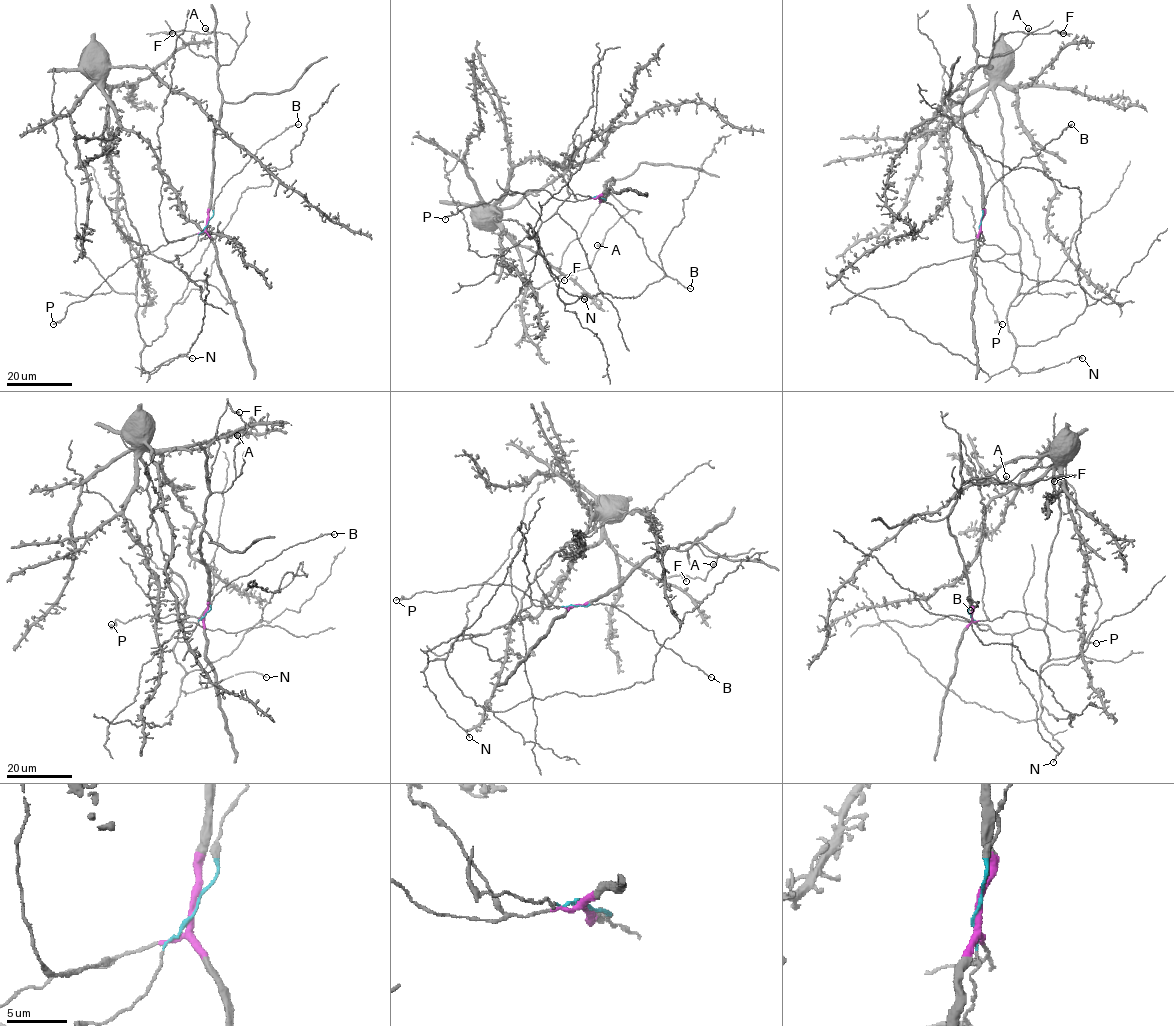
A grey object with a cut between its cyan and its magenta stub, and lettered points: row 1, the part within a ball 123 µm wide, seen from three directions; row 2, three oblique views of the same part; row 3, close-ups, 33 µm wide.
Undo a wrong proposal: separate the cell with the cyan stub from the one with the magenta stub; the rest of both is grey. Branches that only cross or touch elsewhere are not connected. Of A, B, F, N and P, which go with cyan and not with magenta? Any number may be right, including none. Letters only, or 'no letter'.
B, N

